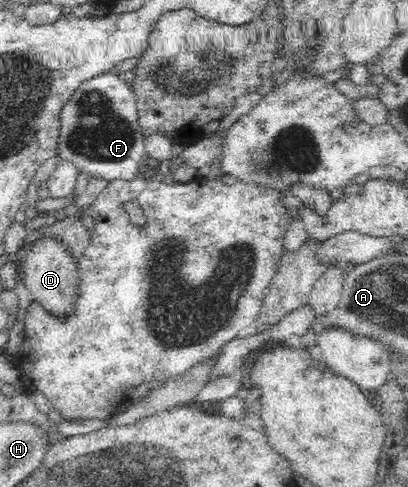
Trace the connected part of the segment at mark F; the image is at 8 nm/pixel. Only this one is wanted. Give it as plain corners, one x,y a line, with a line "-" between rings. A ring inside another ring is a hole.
112,71
84,81
61,107
57,156
72,162
89,176
132,181
148,165
136,104
131,86

